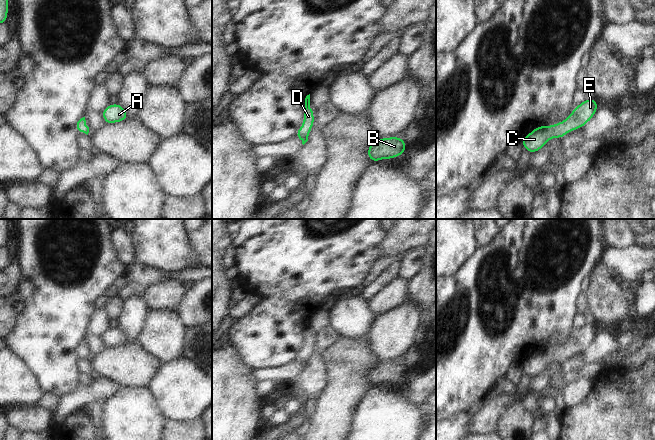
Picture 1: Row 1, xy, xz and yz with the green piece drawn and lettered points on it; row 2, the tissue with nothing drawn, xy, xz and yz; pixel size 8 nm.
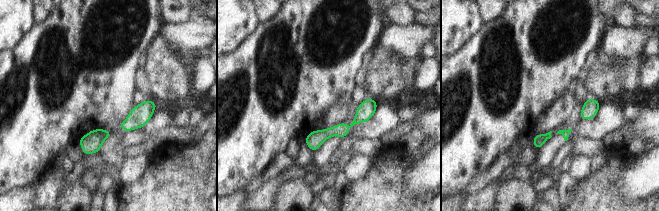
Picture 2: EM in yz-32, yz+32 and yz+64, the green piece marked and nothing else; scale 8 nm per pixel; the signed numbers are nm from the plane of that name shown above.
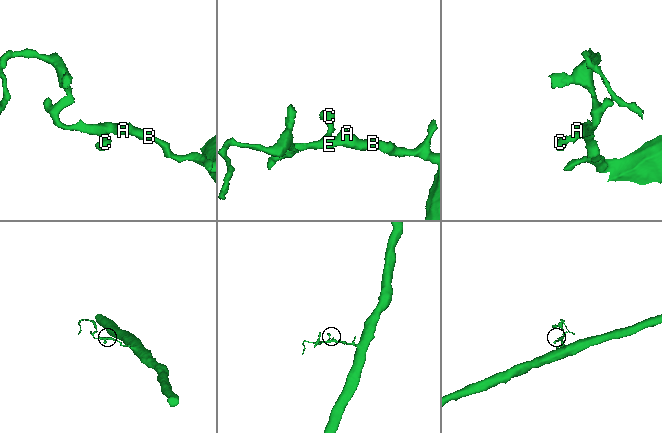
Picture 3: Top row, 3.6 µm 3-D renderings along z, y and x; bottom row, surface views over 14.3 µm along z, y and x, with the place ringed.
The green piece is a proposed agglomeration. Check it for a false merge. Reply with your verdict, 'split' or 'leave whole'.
leave whole

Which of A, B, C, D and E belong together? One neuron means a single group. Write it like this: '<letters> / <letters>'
A B C D E

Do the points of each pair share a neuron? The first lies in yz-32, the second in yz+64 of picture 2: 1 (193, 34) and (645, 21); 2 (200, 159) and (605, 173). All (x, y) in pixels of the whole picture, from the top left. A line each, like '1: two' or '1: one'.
1: two
2: one

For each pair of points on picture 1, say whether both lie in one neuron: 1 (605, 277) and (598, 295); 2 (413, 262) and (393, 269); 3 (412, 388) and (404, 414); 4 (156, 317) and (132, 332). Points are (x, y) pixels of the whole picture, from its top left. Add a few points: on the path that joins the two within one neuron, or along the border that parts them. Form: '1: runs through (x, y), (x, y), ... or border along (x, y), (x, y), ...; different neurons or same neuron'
1: runs through (605, 281), (605, 288), (602, 291); same neuron
2: border along (399, 261), (399, 273), (397, 276); different neurons
3: border along (389, 385), (393, 391), (402, 394), (421, 408); different neurons
4: border along (149, 310), (144, 325), (133, 342); different neurons

